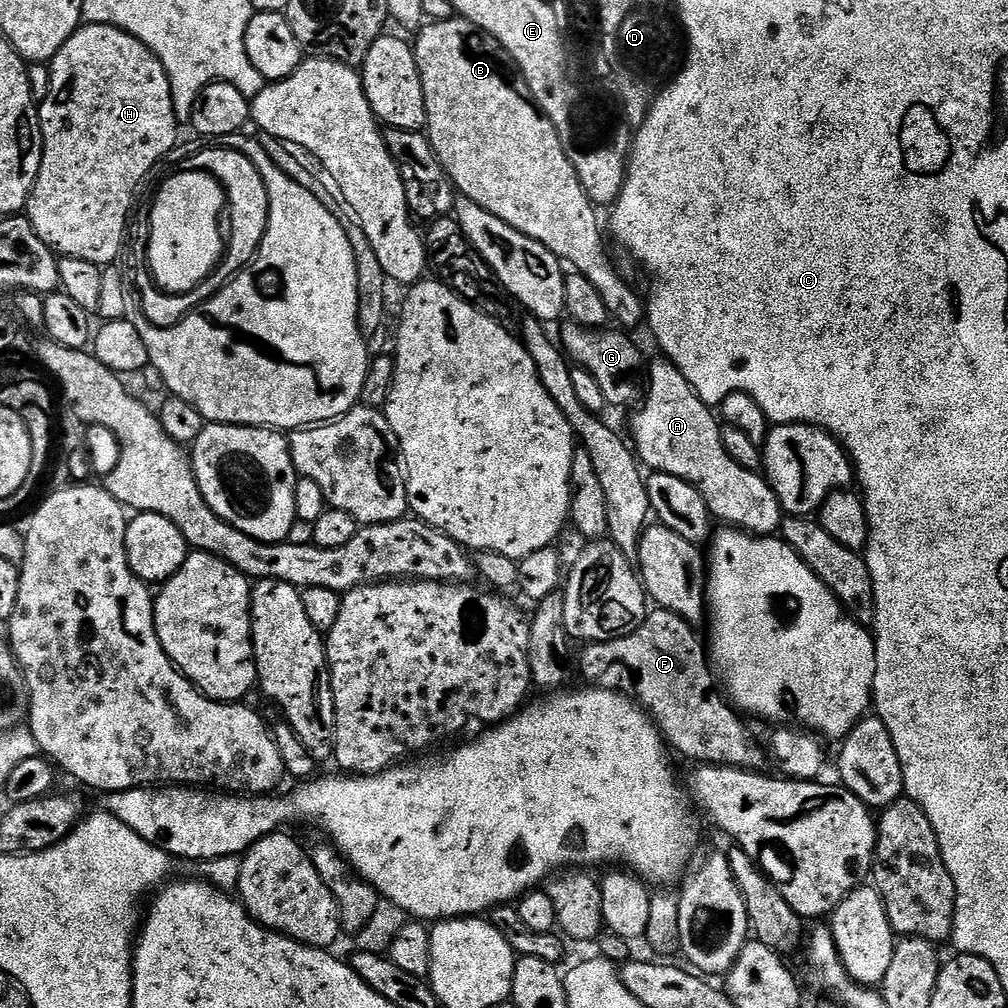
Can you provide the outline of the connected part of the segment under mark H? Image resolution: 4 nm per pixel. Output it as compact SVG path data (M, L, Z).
M89 24L77 28L76 32L58 50L58 54L50 62L52 81L48 93L39 101L40 133L42 134L42 162L38 170L38 178L28 199L26 215L34 226L38 238L46 242L46 246L60 256L70 258L86 258L86 262L94 262L101 266L112 266L117 263L120 251L124 248L124 227L128 224L128 211L132 208L132 195L140 184L140 179L171 150L176 144L176 115L172 91L168 81L168 71L162 66L160 59L138 38L130 33L115 28L113 24Z

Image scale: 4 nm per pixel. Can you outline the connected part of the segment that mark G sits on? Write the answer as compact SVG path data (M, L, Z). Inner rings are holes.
M568 322L560 332L559 343L573 365L585 368L590 374L594 374L594 380L598 382L598 386L602 386L602 394L606 394L608 403L613 409L616 407L632 410L642 400L642 384L641 381L640 384L636 381L636 371L640 367L641 369L645 367L644 360L640 357L639 346L628 337L631 335L627 331L608 331Z

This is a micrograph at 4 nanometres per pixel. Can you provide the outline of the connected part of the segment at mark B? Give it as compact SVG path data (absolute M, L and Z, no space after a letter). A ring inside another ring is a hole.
M463 18L433 20L425 23L423 27L415 33L415 36L414 51L416 61L418 62L418 74L422 80L422 98L426 98L426 122L428 123L426 135L429 142L434 146L434 154L438 154L438 162L442 162L445 177L454 185L455 191L459 193L459 195L465 196L468 200L478 202L478 206L490 210L490 214L502 218L502 222L514 226L514 230L526 234L526 238L534 238L534 242L542 242L542 246L546 246L546 250L550 250L560 261L567 262L569 265L572 263L572 268L575 269L577 273L584 275L593 283L594 288L598 290L598 294L605 300L609 317L611 317L613 321L616 319L617 322L620 323L617 325L619 325L621 329L633 330L632 328L638 327L639 324L641 327L646 320L646 306L642 301L642 296L639 296L639 294L616 273L616 268L612 265L612 260L608 257L607 250L604 249L604 236L600 233L600 220L596 217L596 212L598 212L597 205L593 204L592 199L582 190L582 182L578 182L578 174L574 170L570 158L566 158L566 150L562 150L562 142L558 138L558 134L554 130L550 118L546 118L544 113L536 107L530 94L530 86L519 68L513 64L508 51L506 51L489 32L480 31L479 28L475 28L471 22Z

